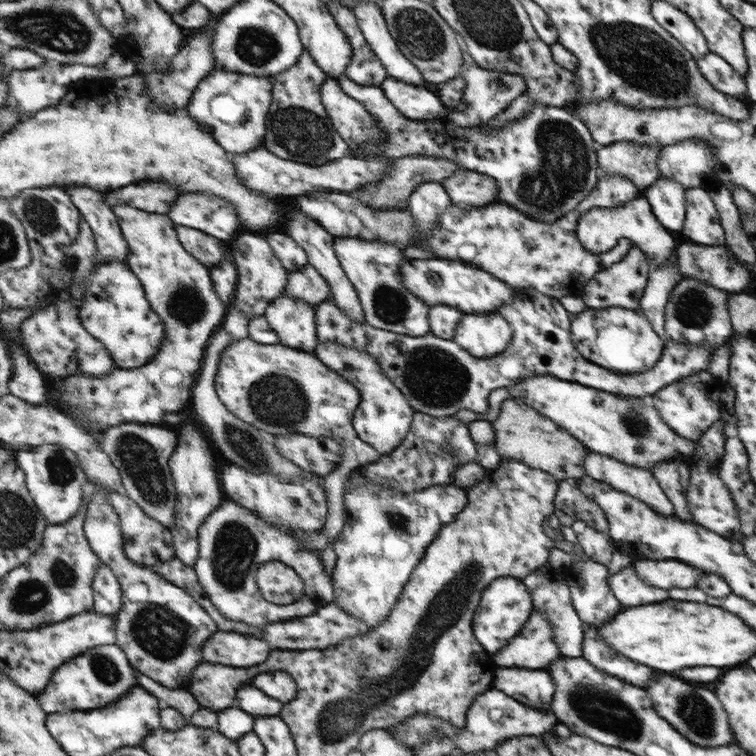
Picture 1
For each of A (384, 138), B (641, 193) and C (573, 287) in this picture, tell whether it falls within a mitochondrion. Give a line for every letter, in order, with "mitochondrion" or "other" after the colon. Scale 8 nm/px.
A: other
B: other
C: other

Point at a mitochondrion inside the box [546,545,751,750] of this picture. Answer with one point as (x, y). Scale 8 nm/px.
(597, 706)

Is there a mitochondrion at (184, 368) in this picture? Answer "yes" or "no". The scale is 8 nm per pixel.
no

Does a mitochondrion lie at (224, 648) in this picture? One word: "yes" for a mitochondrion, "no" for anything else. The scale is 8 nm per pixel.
no

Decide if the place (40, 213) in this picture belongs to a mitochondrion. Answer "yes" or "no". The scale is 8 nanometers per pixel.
yes

